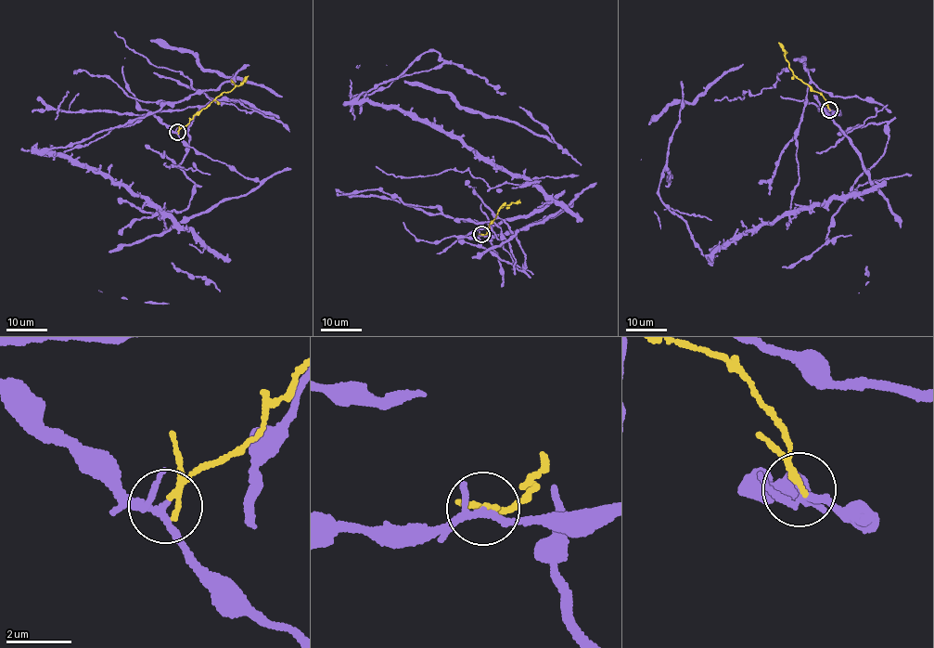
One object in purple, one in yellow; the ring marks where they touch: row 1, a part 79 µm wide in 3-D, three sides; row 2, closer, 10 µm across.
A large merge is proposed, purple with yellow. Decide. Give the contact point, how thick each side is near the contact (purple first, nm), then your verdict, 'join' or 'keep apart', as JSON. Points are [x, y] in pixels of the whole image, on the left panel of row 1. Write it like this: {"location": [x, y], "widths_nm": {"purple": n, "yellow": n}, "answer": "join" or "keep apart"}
{"location": [177, 132], "widths_nm": {"purple": 170, "yellow": 160}, "answer": "keep apart"}

